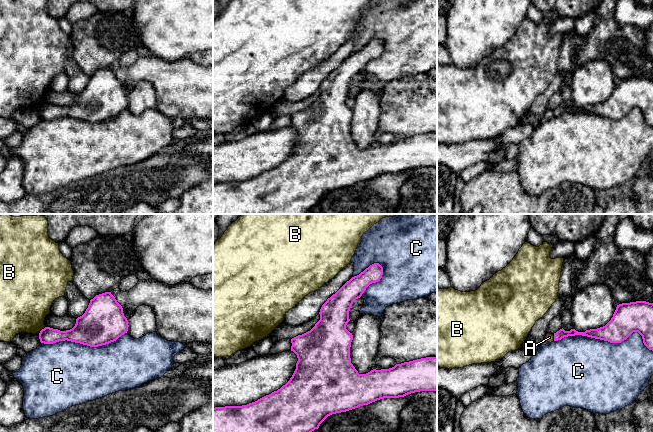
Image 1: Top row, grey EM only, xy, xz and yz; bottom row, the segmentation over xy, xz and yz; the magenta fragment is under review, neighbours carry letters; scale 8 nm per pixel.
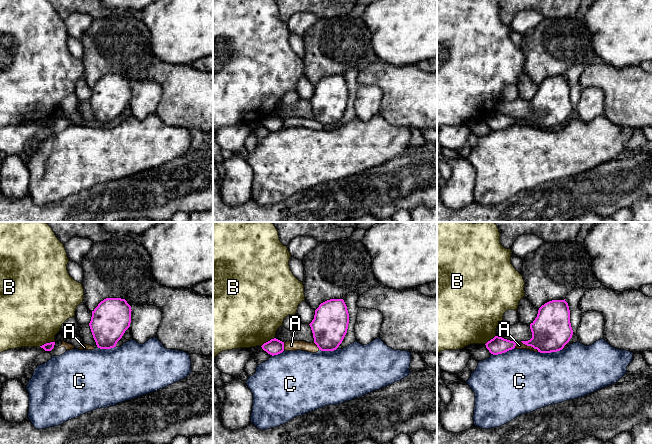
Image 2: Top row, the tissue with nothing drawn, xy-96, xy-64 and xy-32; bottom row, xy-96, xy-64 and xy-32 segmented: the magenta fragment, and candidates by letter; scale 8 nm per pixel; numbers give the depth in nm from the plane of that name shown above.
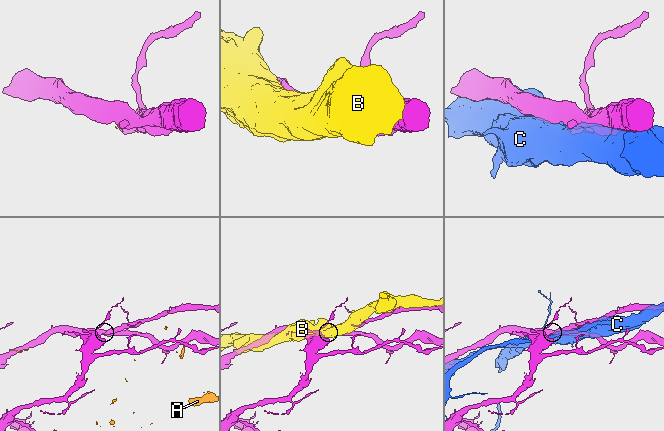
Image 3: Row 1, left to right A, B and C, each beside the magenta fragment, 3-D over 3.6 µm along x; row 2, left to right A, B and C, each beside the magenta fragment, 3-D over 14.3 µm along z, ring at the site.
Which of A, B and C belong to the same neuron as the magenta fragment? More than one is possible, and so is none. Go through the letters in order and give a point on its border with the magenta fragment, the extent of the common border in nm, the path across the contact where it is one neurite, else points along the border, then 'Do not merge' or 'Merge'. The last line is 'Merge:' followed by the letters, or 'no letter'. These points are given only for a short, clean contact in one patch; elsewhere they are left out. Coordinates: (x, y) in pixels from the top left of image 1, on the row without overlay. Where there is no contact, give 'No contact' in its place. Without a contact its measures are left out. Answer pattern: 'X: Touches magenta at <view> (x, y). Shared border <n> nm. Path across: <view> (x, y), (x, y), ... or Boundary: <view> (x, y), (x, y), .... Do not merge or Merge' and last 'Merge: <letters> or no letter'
A: Touches magenta at yz (554, 114). Shared border 50 nm. Boundary: yz (553, 111), (554, 116). Do not merge
B: Touches magenta at xy (42, 105). Shared border 70 nm. Do not merge
C: Touches magenta at yz (606, 116). Shared border 800 nm. Do not merge
Merge: no letter

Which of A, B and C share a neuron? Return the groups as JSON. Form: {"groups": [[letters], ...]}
{"groups": [["A"], ["B"], ["C"]]}

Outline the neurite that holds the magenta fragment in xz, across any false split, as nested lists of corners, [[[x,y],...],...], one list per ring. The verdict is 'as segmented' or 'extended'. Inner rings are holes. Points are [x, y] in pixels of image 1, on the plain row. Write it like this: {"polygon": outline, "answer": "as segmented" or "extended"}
{"polygon": [[[374,39],[352,53],[322,81],[320,96],[315,102],[291,115],[291,127],[297,131],[298,137],[292,153],[280,165],[247,181],[213,184],[213,214],[306,214],[332,190],[346,188],[384,174],[399,174],[420,167],[437,167],[437,133],[404,138],[389,145],[373,145],[366,150],[359,150],[351,139],[353,111],[346,105],[350,97],[350,84],[370,60],[380,57],[382,51],[383,43]]], "answer": "as segmented"}

